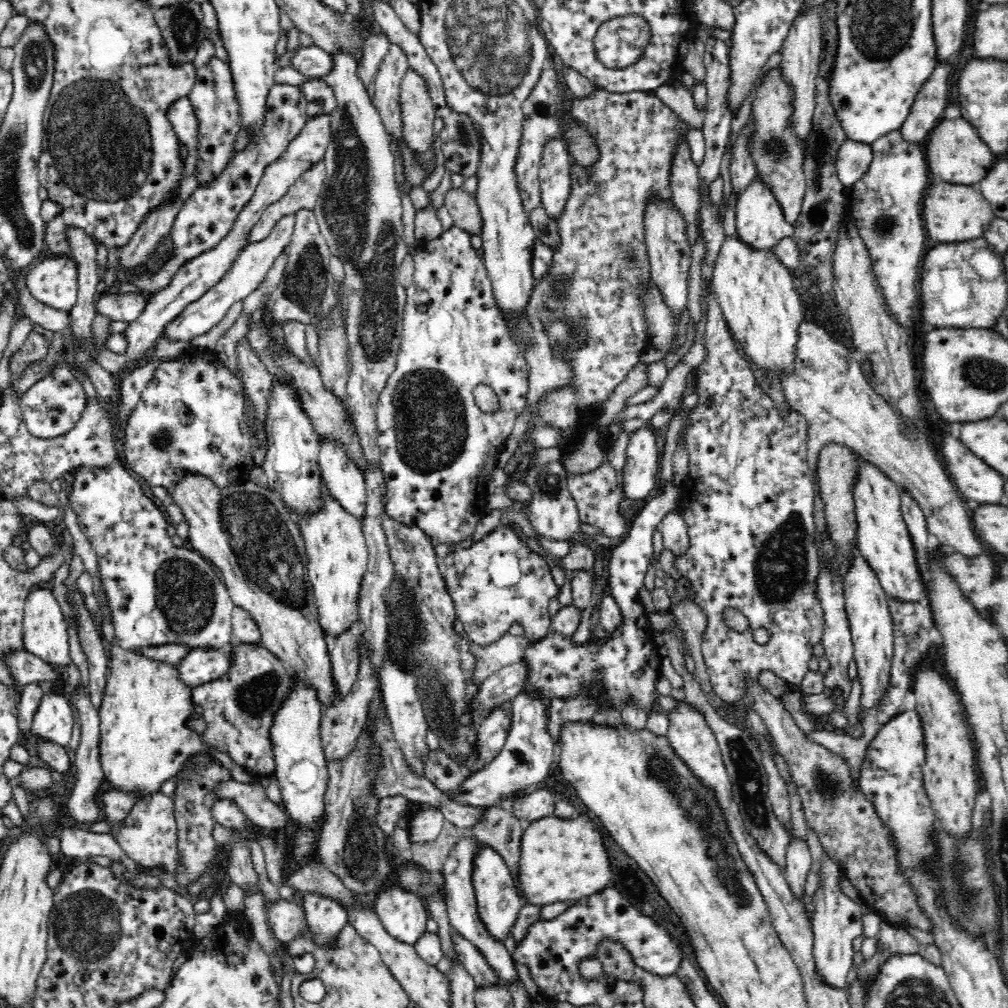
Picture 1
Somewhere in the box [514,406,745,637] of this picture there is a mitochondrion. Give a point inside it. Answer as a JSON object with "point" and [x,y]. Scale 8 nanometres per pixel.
{"point":[546,485]}

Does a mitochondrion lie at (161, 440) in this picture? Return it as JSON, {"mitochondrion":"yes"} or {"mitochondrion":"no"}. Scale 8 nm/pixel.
{"mitochondrion":"yes"}

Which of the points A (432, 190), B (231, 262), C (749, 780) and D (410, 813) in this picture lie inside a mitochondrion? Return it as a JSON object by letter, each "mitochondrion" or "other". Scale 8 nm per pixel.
{"A":"other","B":"other","C":"mitochondrion","D":"other"}

